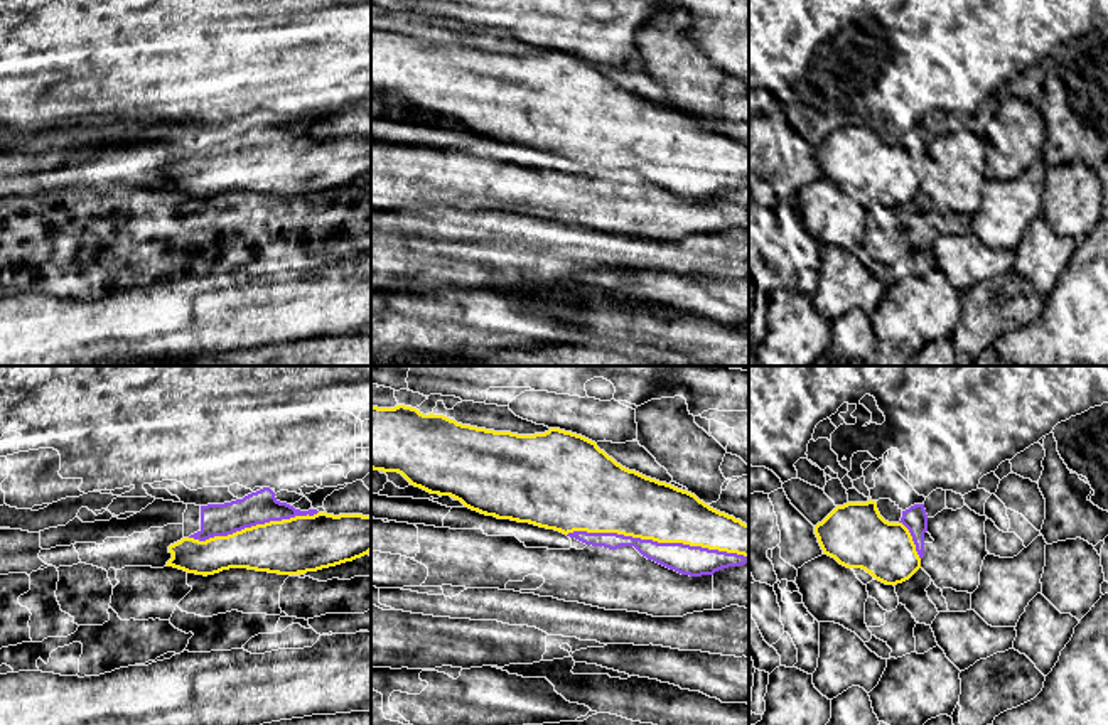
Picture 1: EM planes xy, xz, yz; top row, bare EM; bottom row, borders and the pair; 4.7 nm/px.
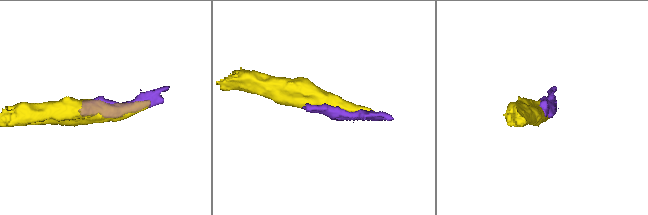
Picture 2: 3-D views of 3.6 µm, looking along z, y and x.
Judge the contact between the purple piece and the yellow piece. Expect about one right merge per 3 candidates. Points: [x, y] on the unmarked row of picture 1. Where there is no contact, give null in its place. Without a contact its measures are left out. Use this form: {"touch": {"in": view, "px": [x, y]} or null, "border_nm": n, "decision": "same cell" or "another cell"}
{"touch": {"in": "xz", "px": [656, 164]}, "border_nm": 850, "decision": "same cell"}

